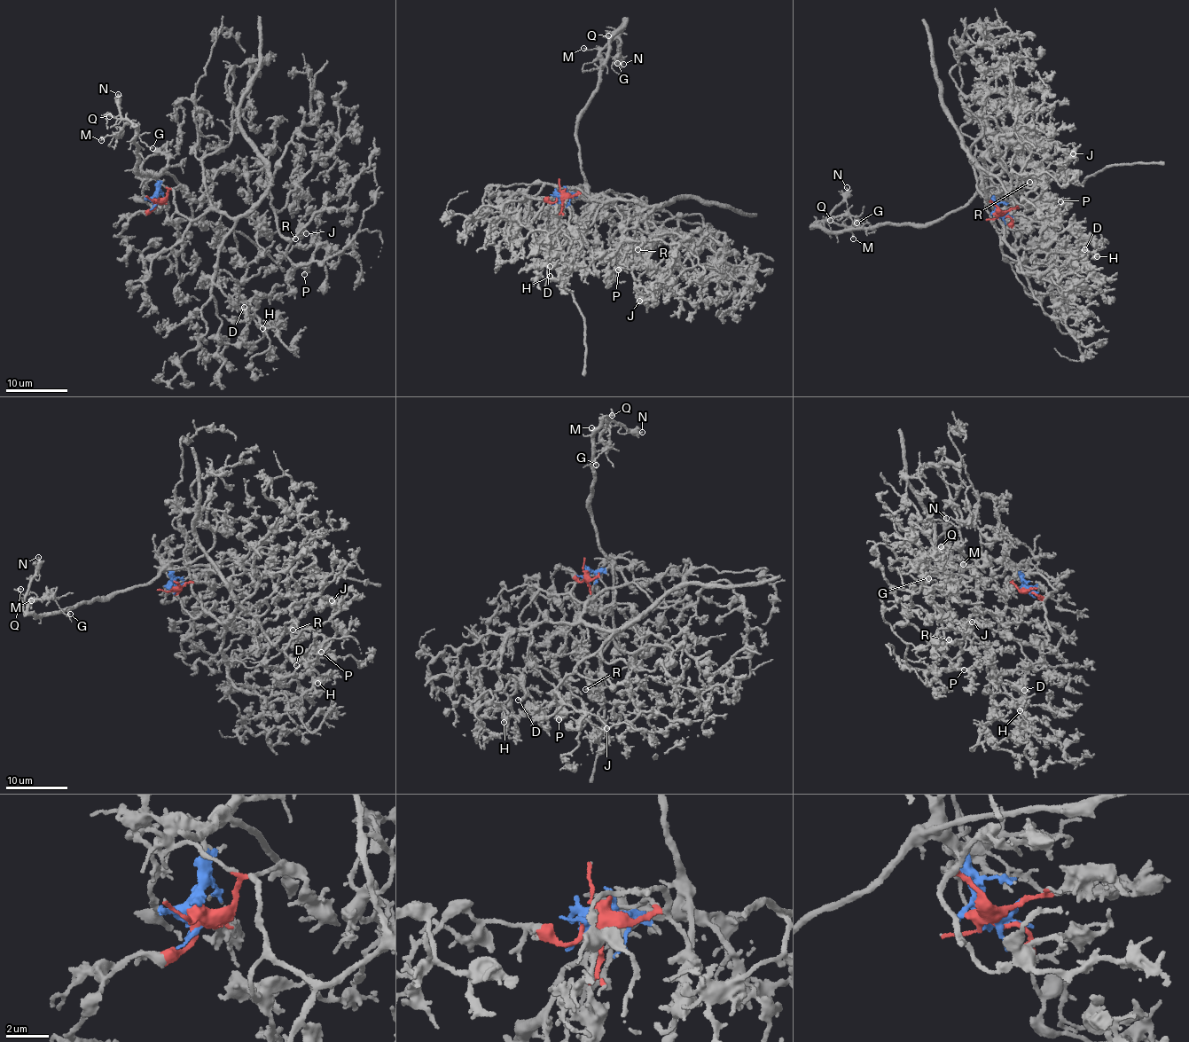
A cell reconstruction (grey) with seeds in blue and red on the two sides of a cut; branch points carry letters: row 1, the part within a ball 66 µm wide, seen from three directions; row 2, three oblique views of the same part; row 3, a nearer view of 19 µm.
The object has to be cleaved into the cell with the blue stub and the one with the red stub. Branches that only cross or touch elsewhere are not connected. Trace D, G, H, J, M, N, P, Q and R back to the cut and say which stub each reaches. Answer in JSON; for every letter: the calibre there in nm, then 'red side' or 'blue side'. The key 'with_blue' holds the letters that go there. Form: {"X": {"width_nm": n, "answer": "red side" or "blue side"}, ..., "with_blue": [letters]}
{"D": {"width_nm": 180, "answer": "red side"}, "G": {"width_nm": 110, "answer": "blue side"}, "H": {"width_nm": 280, "answer": "red side"}, "J": {"width_nm": 240, "answer": "red side"}, "M": {"width_nm": 140, "answer": "blue side"}, "N": {"width_nm": 170, "answer": "blue side"}, "P": {"width_nm": 260, "answer": "red side"}, "Q": {"width_nm": 110, "answer": "blue side"}, "R": {"width_nm": 100, "answer": "red side"}, "with_blue": ["G", "M", "N", "Q"]}

